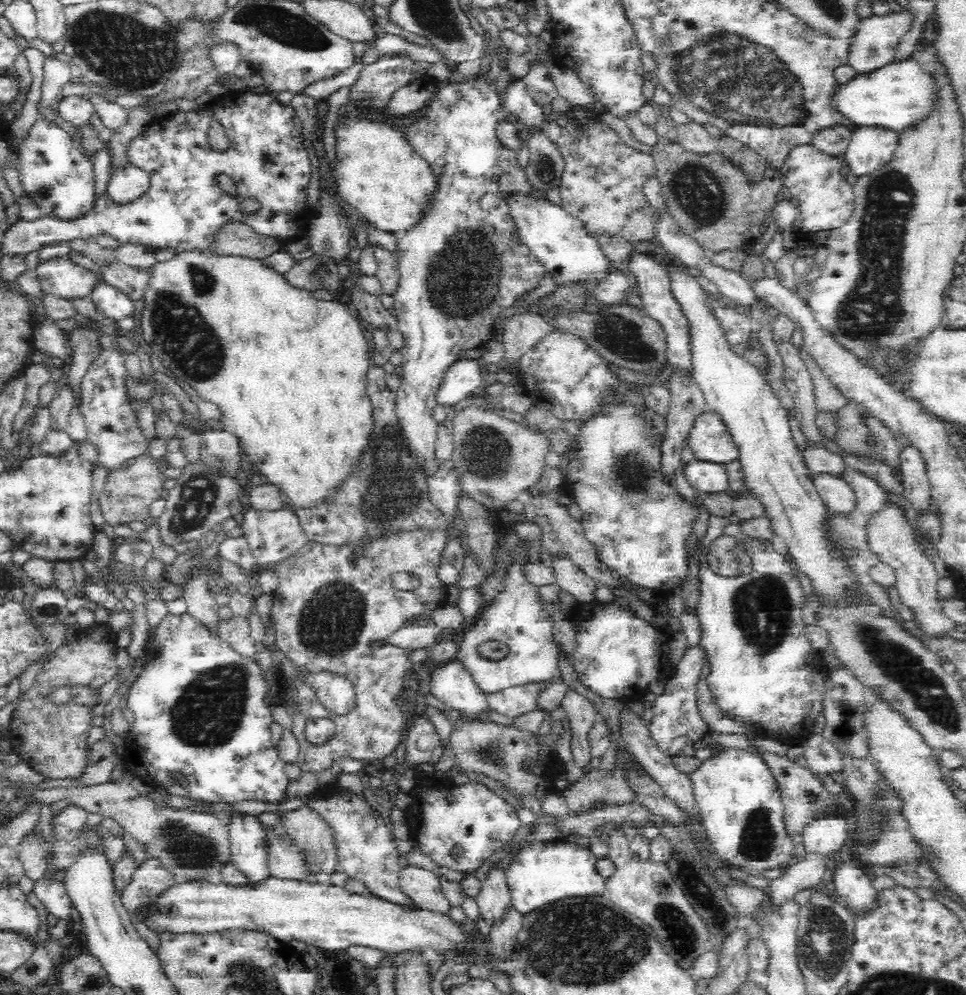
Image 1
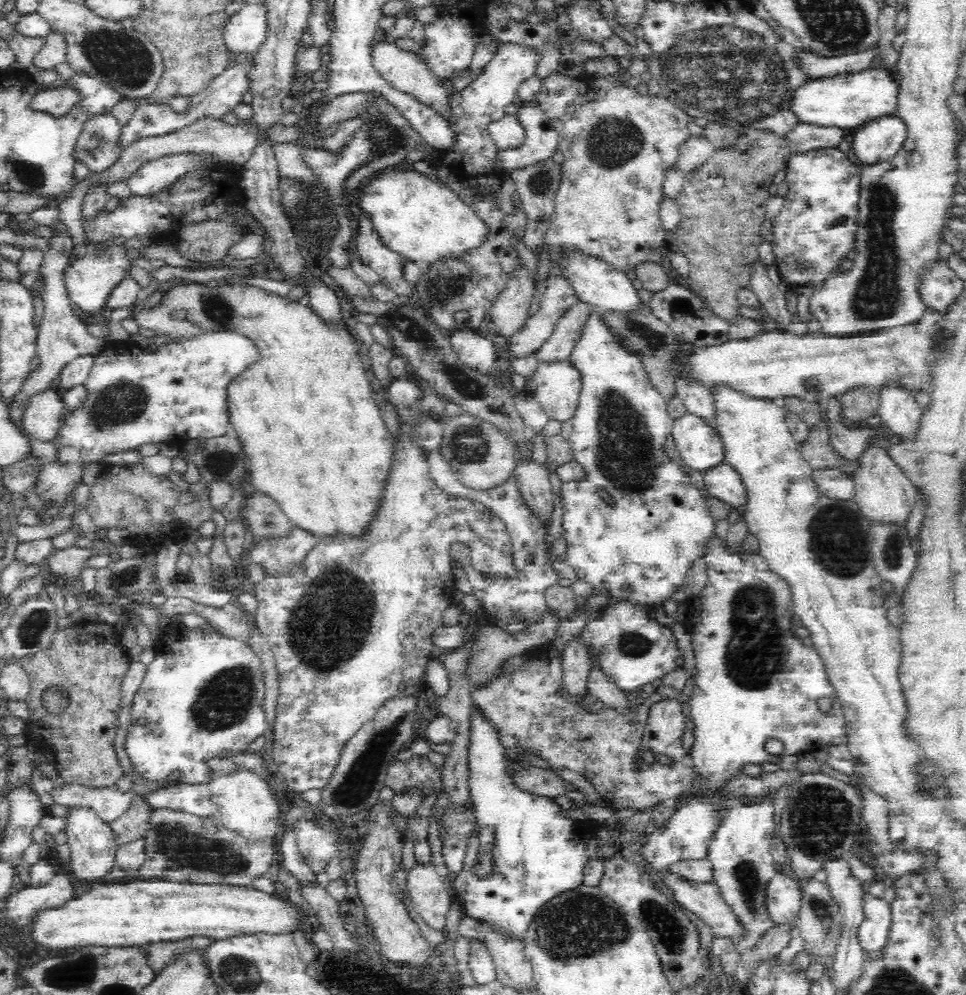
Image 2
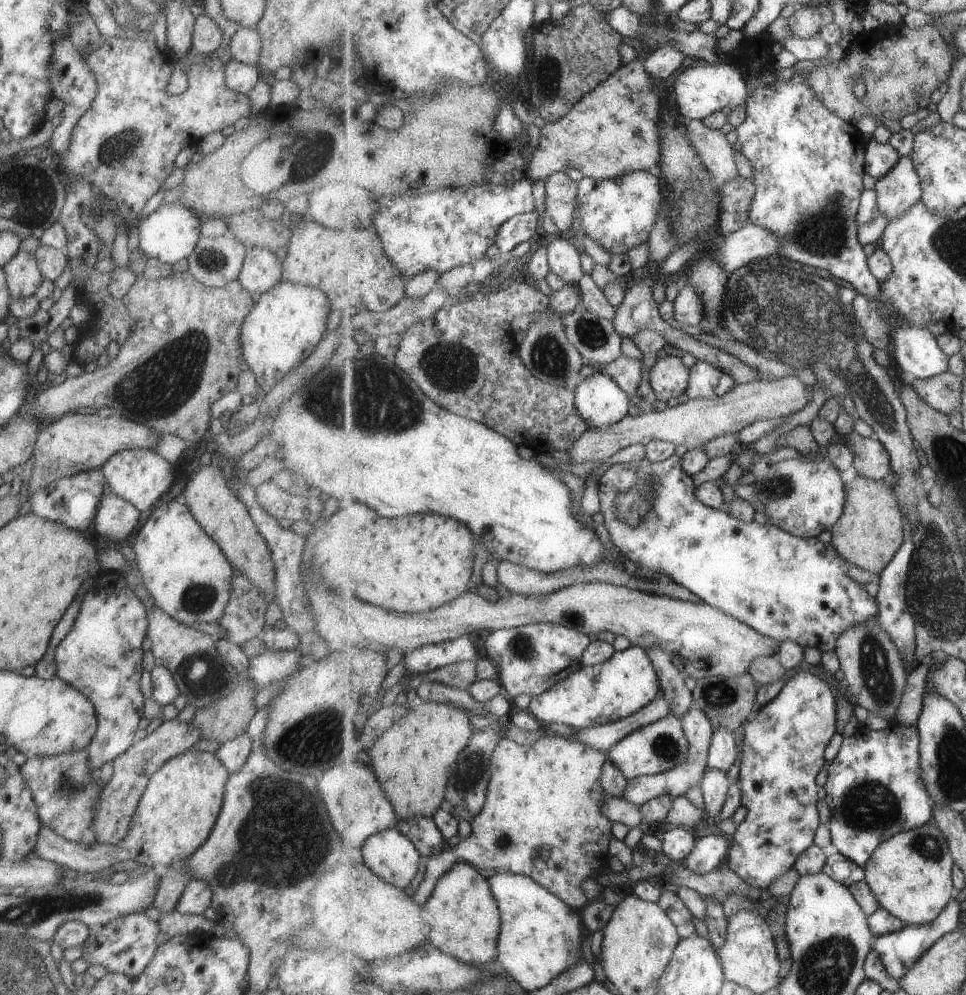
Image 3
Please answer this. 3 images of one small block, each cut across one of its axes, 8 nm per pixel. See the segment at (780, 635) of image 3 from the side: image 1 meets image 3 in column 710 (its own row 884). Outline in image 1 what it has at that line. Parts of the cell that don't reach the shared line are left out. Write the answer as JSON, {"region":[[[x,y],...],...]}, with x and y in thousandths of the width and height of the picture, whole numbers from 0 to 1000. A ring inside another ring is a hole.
{"region":[[[589,843],[572,846],[540,846],[530,862],[530,868],[522,873],[529,901],[529,913],[540,921],[573,907],[592,901],[613,901],[626,897],[626,883],[616,873],[619,863],[605,844]]]}

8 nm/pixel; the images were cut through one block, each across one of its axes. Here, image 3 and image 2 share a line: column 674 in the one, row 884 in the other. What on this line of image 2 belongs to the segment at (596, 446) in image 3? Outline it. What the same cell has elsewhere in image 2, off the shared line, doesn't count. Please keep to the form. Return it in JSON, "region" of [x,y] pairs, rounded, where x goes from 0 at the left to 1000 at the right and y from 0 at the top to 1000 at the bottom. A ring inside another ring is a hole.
{"region":[[[431,866],[421,875],[420,892],[431,917],[441,930],[460,936],[466,909],[463,894],[450,870],[446,866]]]}

